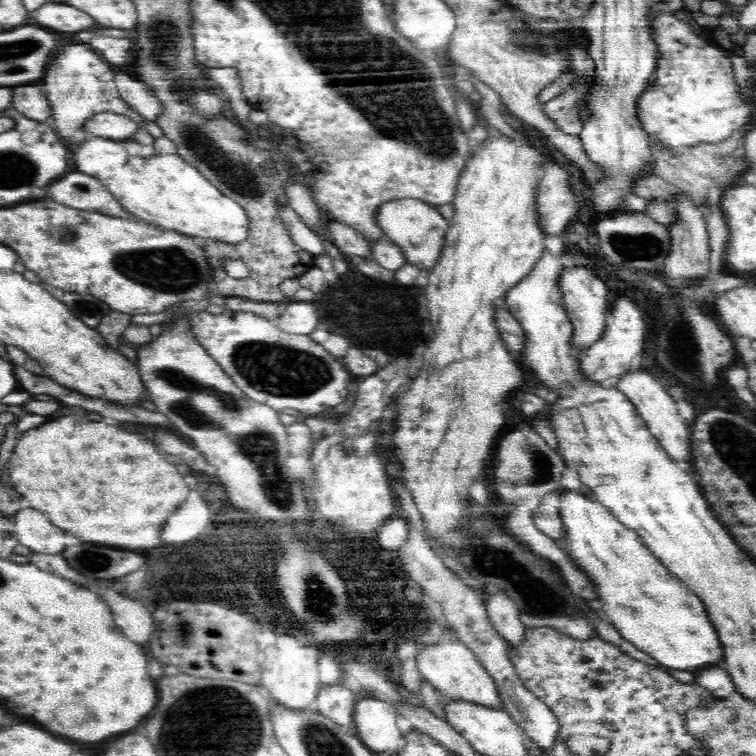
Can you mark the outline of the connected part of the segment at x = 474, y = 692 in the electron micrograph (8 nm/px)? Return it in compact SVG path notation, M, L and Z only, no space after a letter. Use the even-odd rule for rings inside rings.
M449 639L435 645L424 646L415 656L416 666L423 680L430 682L443 697L465 700L486 708L500 708L501 698L494 679L481 665L476 655L459 639Z

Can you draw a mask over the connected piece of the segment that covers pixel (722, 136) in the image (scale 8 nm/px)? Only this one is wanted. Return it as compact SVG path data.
M660 11L650 24L652 40L658 46L658 66L654 72L654 80L642 91L637 100L637 119L640 121L644 132L657 144L663 144L676 152L678 148L698 146L698 144L714 144L726 140L734 130L744 126L752 116L752 106L746 96L740 94L740 86L734 84L734 70L732 60L718 44L710 44L704 34L694 30L694 24L682 22L673 13Z

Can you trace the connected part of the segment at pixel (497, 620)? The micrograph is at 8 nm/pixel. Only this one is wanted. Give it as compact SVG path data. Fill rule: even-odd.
M494 588L492 595L485 595L485 607L488 618L496 632L502 636L509 646L518 648L524 642L526 627L518 617L518 605L511 601L504 591Z

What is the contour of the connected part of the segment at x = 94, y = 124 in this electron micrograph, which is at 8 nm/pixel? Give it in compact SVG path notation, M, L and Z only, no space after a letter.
M112 111L96 113L82 123L84 123L82 131L86 131L89 135L114 138L114 140L131 140L132 135L140 126L128 116Z

